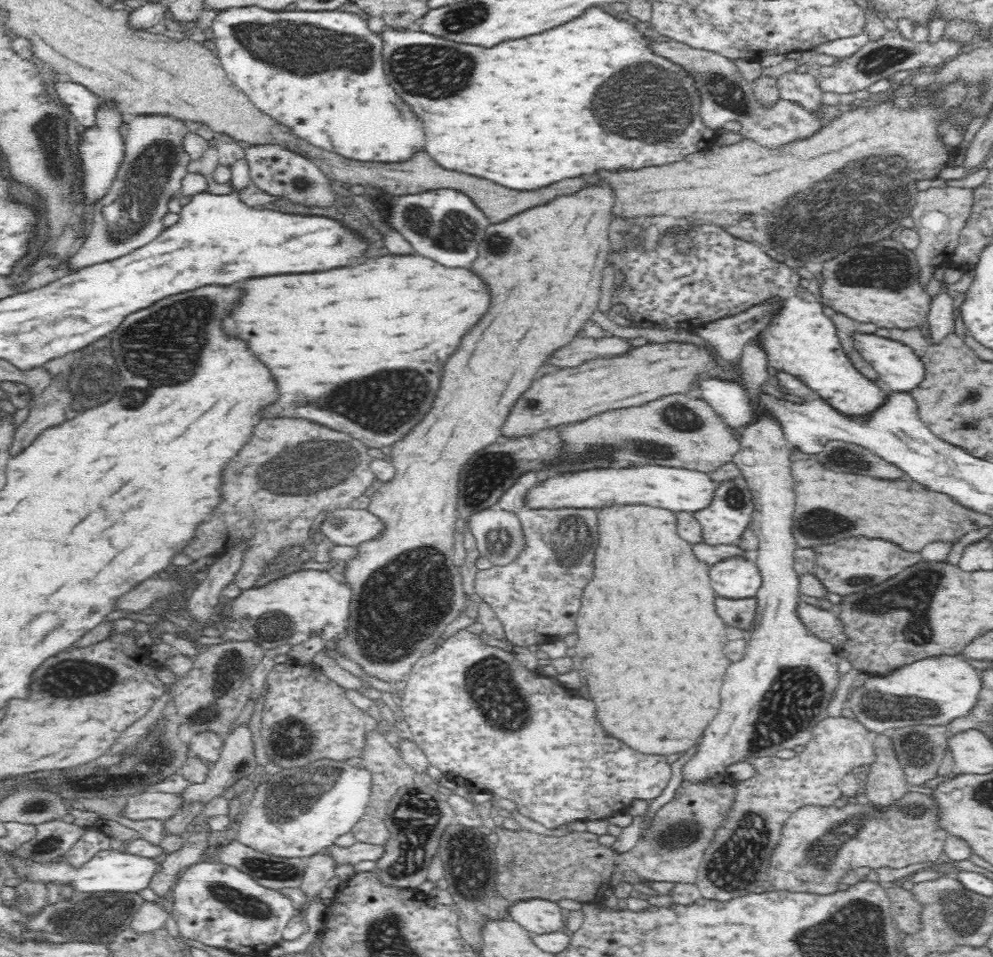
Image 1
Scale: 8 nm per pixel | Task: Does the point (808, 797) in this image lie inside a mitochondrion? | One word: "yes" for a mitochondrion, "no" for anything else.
no

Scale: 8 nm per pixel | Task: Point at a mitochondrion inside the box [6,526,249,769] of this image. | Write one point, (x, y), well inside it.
(68, 676)

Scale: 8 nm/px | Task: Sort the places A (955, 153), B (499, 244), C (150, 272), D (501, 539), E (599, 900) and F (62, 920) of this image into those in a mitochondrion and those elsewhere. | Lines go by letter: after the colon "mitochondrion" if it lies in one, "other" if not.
A: other
B: mitochondrion
C: other
D: mitochondrion
E: other
F: other

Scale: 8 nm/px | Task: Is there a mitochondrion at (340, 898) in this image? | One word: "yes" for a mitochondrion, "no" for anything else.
no

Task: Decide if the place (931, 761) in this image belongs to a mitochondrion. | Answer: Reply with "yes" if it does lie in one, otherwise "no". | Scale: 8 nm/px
no

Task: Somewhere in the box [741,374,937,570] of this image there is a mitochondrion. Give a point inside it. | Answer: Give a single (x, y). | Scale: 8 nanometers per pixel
(827, 524)

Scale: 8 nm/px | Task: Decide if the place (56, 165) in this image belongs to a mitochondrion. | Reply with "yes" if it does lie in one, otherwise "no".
yes

